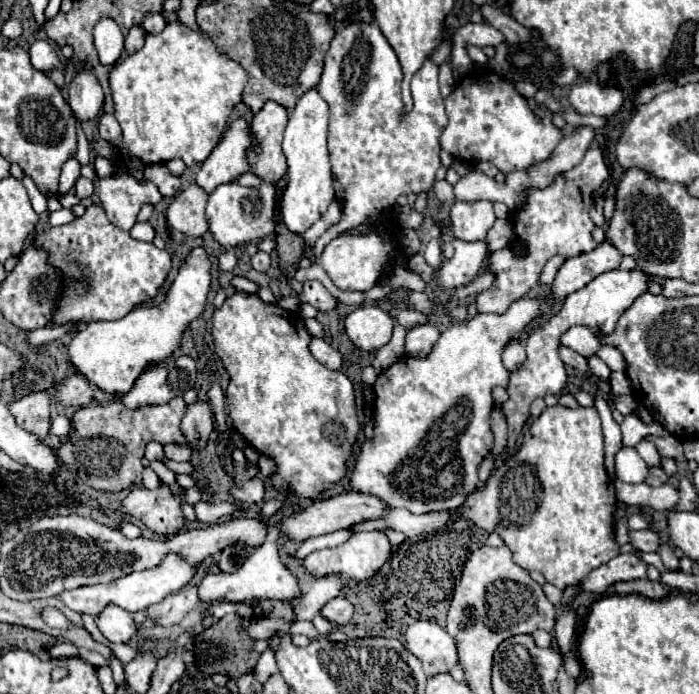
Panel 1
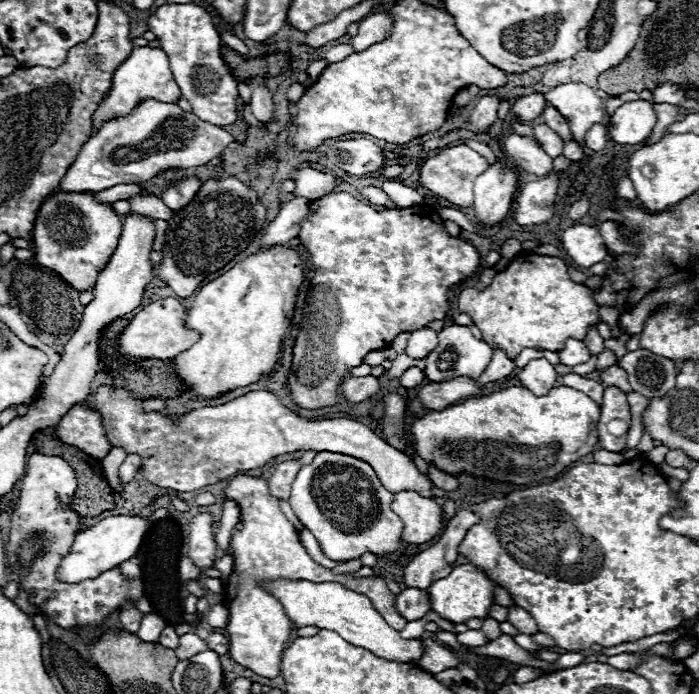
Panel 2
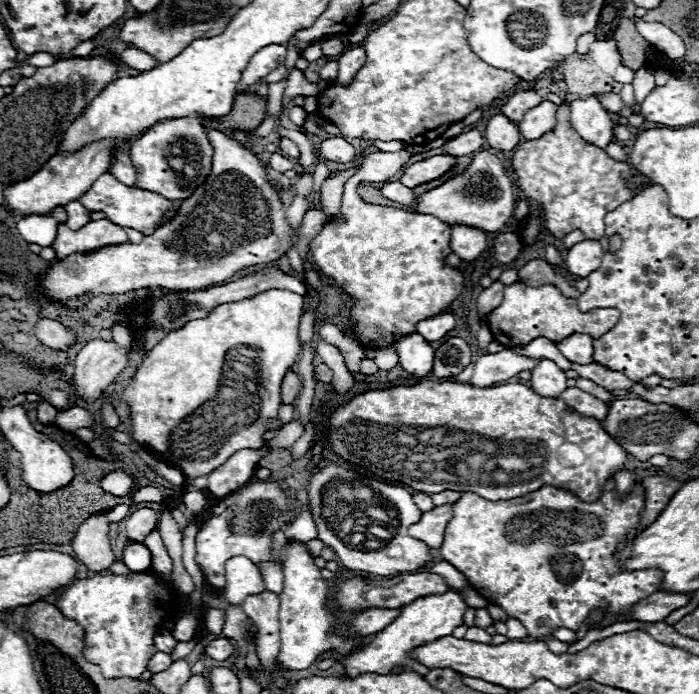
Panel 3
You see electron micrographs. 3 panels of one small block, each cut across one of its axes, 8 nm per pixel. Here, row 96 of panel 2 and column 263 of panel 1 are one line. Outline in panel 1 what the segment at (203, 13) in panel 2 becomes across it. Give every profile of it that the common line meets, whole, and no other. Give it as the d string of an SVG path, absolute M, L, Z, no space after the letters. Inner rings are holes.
M264 182L260 188L244 188L240 184L218 186L210 194L206 206L206 220L210 224L214 240L224 248L234 248L238 244L248 244L270 236L274 232L274 204L276 192L268 182Z

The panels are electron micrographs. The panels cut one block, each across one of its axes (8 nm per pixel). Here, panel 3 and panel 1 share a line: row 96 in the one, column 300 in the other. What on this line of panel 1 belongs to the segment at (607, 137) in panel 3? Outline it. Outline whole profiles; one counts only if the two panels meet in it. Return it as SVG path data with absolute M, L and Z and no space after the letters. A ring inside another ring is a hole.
M270 532L270 540L266 544L254 548L254 552L248 556L248 560L232 574L206 574L202 584L198 586L198 596L202 602L214 602L214 600L230 600L230 602L254 602L254 600L292 600L302 594L298 586L298 578L294 572L290 572L278 556L278 536Z

